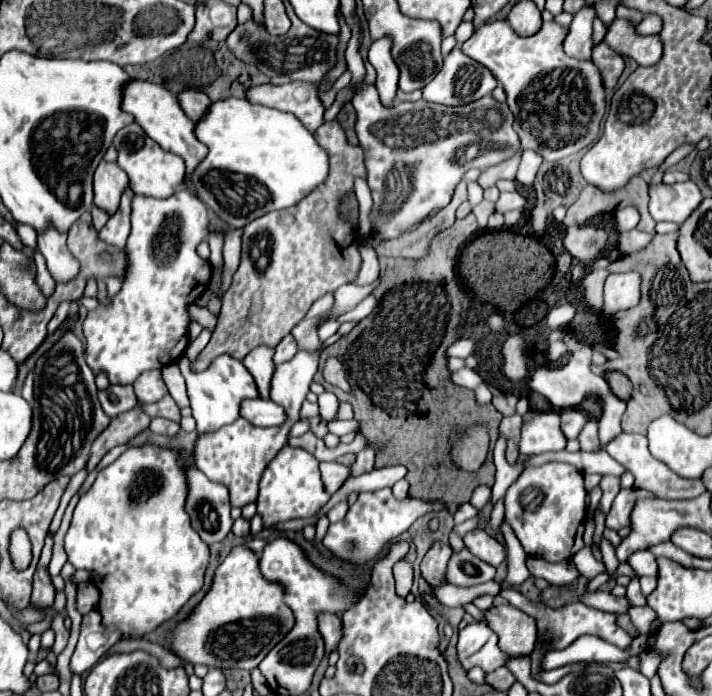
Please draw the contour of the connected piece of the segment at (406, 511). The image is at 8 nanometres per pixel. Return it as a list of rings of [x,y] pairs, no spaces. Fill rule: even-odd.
[[[378,489],[370,493],[360,493],[358,501],[348,509],[342,523],[334,523],[328,527],[326,537],[322,539],[322,545],[328,547],[332,553],[336,553],[340,559],[350,563],[366,563],[368,559],[376,557],[380,549],[410,529],[410,525],[420,519],[426,513],[440,513],[448,509],[444,501],[422,501],[422,499],[402,499],[398,501],[392,495],[392,489]]]

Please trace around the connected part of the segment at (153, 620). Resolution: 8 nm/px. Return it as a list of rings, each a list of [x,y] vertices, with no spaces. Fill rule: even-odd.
[[[142,443],[142,445],[136,445],[136,447],[130,447],[126,449],[112,465],[108,465],[106,469],[102,469],[96,477],[96,481],[92,483],[92,487],[80,497],[76,509],[74,509],[74,517],[72,517],[72,523],[70,523],[70,529],[64,537],[64,549],[66,549],[66,555],[68,555],[68,561],[76,567],[76,569],[88,569],[92,573],[92,583],[100,589],[100,603],[98,603],[98,611],[102,615],[102,625],[110,631],[120,631],[122,639],[136,639],[136,637],[144,637],[152,631],[156,631],[160,625],[164,625],[166,621],[174,619],[176,613],[182,609],[182,605],[194,595],[198,593],[202,587],[204,587],[204,573],[206,573],[206,567],[210,563],[210,547],[208,543],[204,543],[198,533],[192,529],[190,525],[190,517],[186,513],[186,499],[188,499],[188,475],[186,475],[186,469],[188,465],[196,467],[194,465],[194,451],[190,449],[170,449],[170,447],[162,447],[162,445],[154,445],[154,443]],[[146,471],[152,471],[156,475],[154,481],[162,481],[162,489],[154,489],[152,493],[148,495],[142,495],[140,489],[134,489],[134,481],[142,481],[140,473],[146,473]]]

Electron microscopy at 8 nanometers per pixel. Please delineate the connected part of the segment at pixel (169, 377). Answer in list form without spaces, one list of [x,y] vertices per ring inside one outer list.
[[[166,365],[166,367],[164,367],[164,381],[166,381],[168,393],[170,393],[170,397],[176,401],[176,405],[178,405],[180,409],[188,407],[188,395],[186,395],[186,385],[184,385],[184,377],[182,377],[182,373],[180,373],[180,367]]]

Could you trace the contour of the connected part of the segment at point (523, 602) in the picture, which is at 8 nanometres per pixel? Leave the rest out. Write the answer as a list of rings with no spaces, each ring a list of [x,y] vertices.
[[[506,587],[500,589],[500,595],[502,595],[510,605],[514,605],[514,607],[526,611],[528,615],[534,615],[534,619],[538,621],[538,631],[546,631],[548,639],[552,641],[550,649],[564,649],[564,647],[568,647],[576,637],[580,637],[580,635],[584,635],[584,633],[588,633],[588,635],[598,635],[598,637],[602,637],[604,641],[608,641],[608,643],[612,643],[612,645],[616,645],[616,647],[620,647],[620,649],[628,649],[630,643],[632,643],[632,637],[630,637],[624,629],[620,629],[620,627],[616,625],[616,615],[614,615],[614,613],[606,613],[606,611],[588,607],[588,605],[584,605],[584,603],[572,603],[572,605],[566,605],[566,607],[562,607],[562,609],[552,609],[552,607],[542,605],[542,603],[532,603],[532,601],[528,601],[520,591],[516,591],[516,589],[506,589]]]

